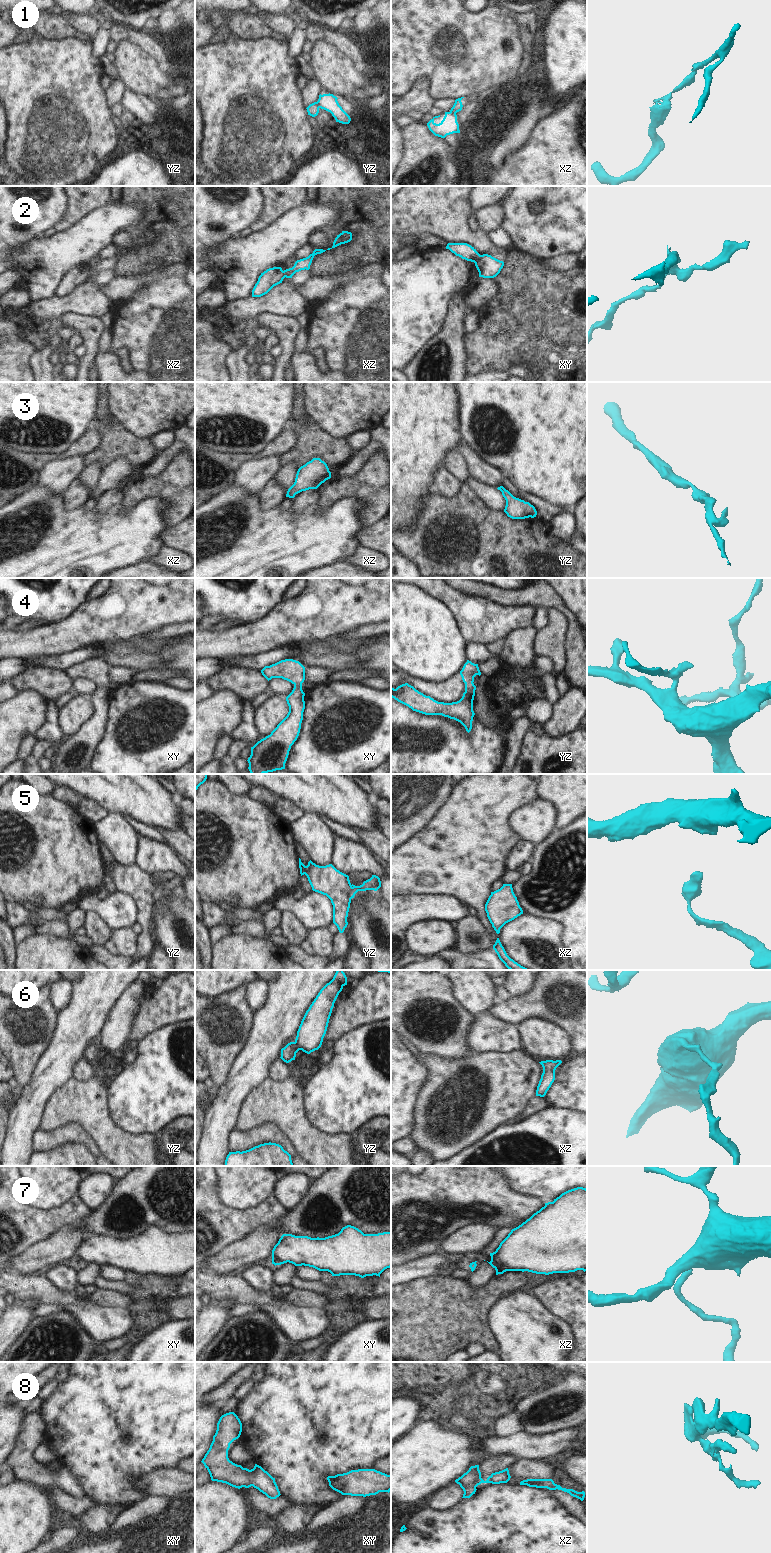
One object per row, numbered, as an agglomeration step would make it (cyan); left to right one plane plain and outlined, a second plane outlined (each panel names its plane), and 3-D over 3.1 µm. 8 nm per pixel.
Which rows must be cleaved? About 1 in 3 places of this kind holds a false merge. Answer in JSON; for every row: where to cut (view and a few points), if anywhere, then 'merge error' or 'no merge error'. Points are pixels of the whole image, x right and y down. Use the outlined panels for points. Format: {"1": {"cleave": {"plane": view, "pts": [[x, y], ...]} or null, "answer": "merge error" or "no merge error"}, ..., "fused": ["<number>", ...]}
{"1": {"cleave": {"plane": "yz", "pts": [[316, 102], [319, 107]]}, "answer": "merge error"}, "2": {"cleave": {"plane": "xy", "pts": [[481, 255], [474, 262]]}, "answer": "merge error"}, "3": {"cleave": null, "answer": "no merge error"}, "4": {"cleave": null, "answer": "no merge error"}, "5": {"cleave": null, "answer": "no merge error"}, "6": {"cleave": null, "answer": "no merge error"}, "7": {"cleave": {"plane": "xz", "pts": [[495, 1265], [499, 1265], [504, 1271]]}, "answer": "merge error"}, "8": {"cleave": null, "answer": "no merge error"}, "fused": ["1", "2", "7"]}

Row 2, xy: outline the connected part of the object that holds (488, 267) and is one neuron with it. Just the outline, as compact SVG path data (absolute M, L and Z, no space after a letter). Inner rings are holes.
M483 254L475 262L475 266L479 272L479 277L494 278L496 277L504 266L504 262L500 261L491 255Z

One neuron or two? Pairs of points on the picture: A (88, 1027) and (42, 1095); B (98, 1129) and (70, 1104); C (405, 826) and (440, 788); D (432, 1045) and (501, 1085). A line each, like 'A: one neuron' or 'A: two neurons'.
A: one neuron
B: one neuron
C: one neuron
D: two neurons

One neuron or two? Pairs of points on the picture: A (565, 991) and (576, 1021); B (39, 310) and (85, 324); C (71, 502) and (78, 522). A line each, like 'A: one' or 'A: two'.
A: one
B: two
C: two

